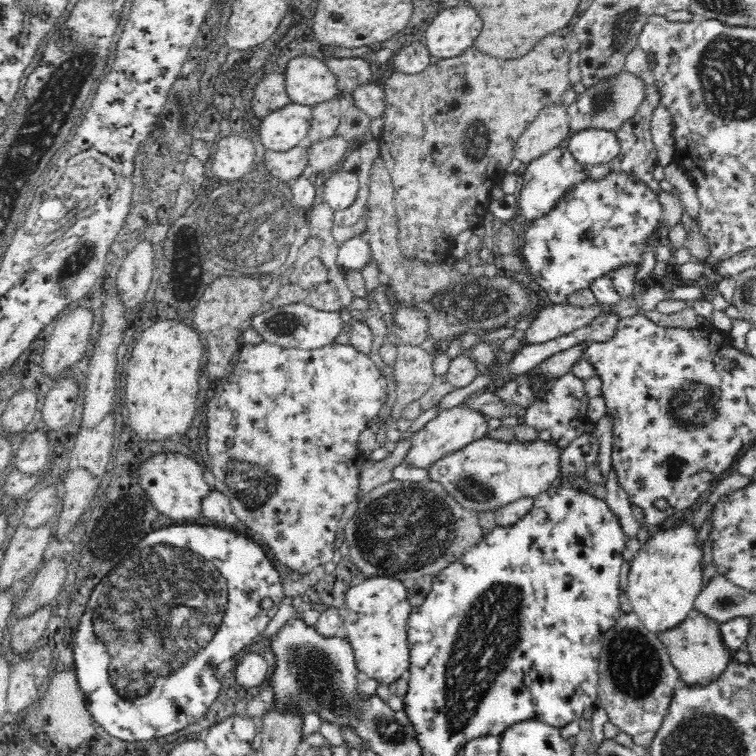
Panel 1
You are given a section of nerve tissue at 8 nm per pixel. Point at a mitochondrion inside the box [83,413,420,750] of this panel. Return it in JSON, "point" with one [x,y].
{"point":[190,593]}

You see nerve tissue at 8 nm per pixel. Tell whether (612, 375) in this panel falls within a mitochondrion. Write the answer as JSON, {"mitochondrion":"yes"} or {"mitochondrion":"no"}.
{"mitochondrion":"no"}

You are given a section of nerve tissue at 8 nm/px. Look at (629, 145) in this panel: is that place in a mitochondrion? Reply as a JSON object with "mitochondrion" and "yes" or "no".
{"mitochondrion":"no"}

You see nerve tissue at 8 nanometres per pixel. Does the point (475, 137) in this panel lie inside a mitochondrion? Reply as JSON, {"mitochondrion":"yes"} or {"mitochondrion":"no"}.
{"mitochondrion":"yes"}

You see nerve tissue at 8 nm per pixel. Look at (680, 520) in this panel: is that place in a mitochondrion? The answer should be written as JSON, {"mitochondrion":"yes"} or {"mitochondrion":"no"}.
{"mitochondrion":"no"}

